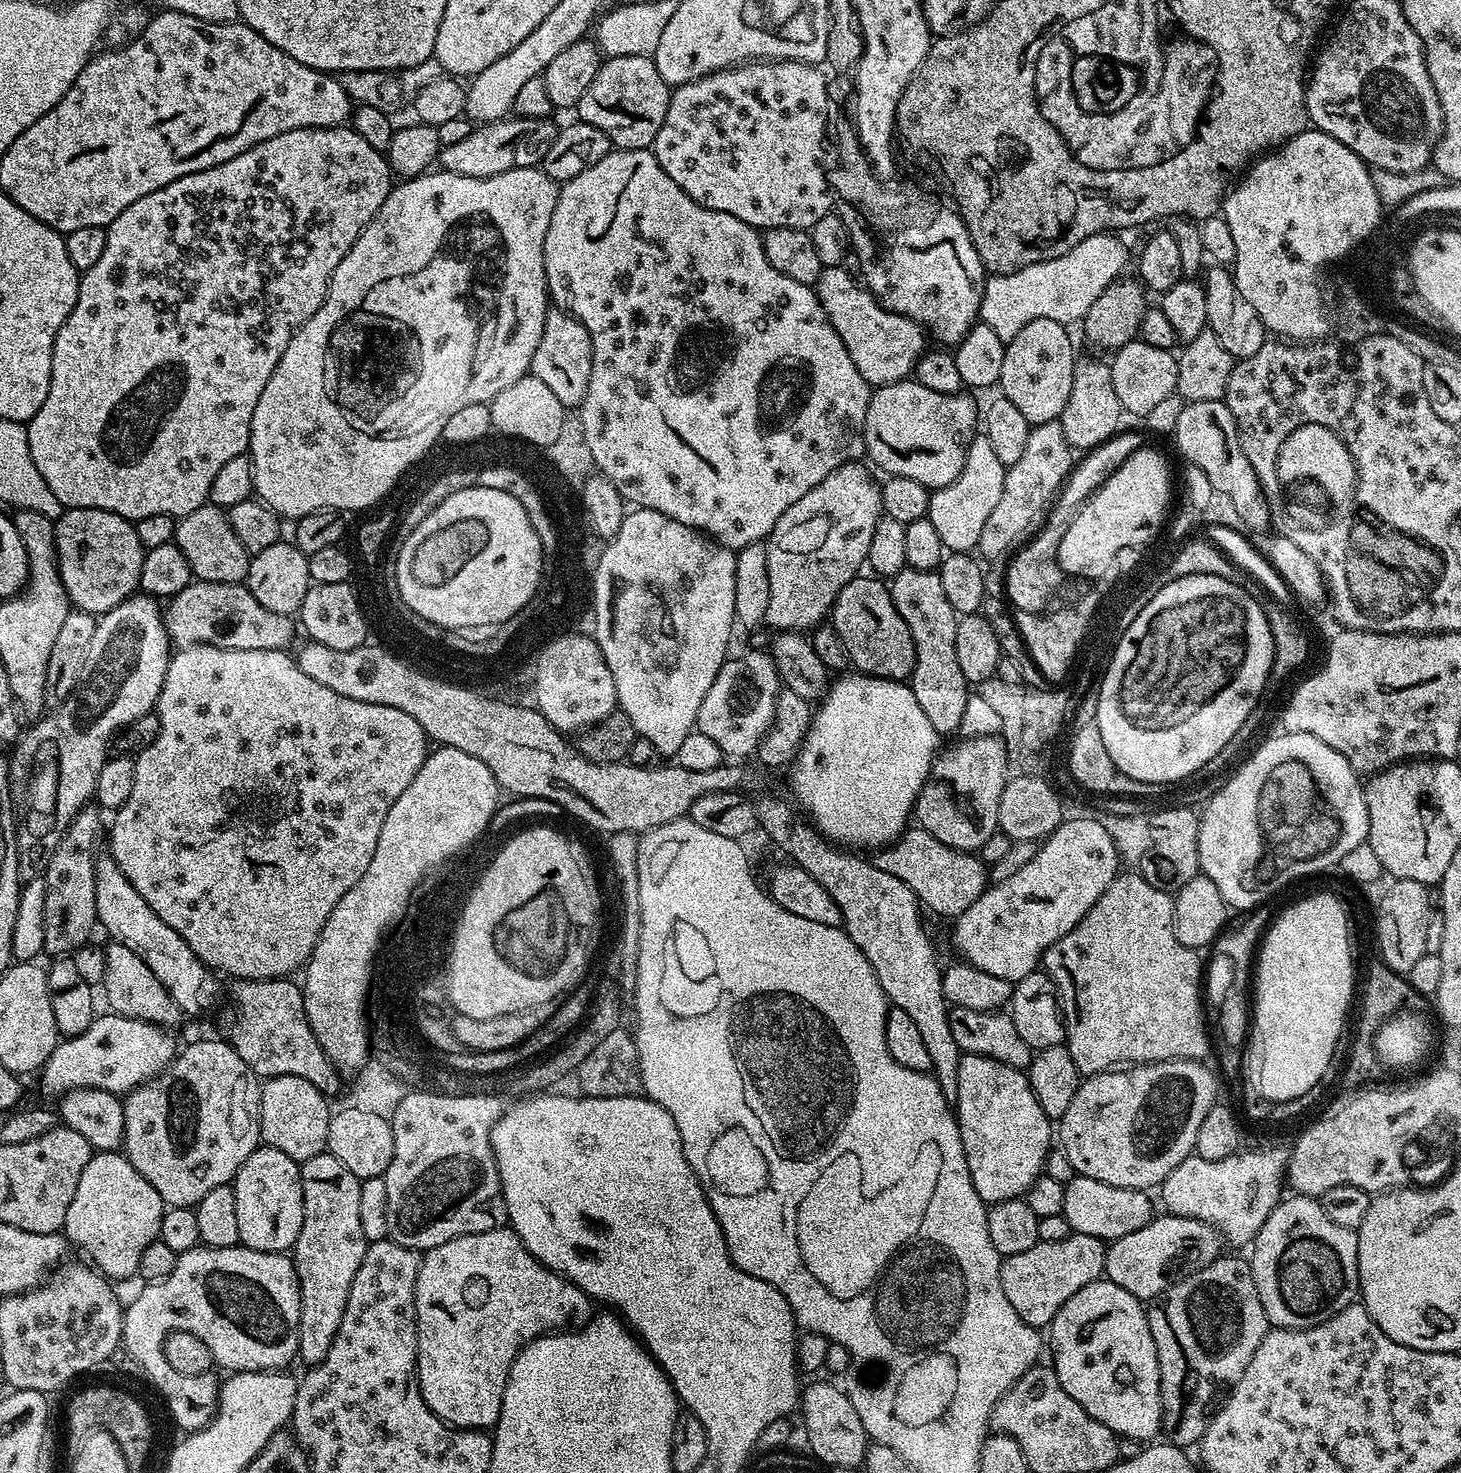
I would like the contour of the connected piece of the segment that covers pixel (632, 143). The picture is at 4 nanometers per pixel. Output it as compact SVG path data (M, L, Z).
M651 55L647 56L609 56L601 63L598 74L594 74L594 82L586 86L586 94L576 103L574 112L583 123L598 126L602 134L609 136L617 149L646 148L651 149L656 140L658 130L662 130L662 122L666 118L666 110L672 93L670 85L658 74L658 66Z

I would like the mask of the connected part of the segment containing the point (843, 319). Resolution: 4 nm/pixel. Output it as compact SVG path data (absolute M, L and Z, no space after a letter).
M825 267L821 271L820 280L814 287L822 310L830 318L834 330L838 330L838 338L842 338L850 358L854 358L854 366L858 366L858 374L866 378L869 386L897 384L900 380L909 379L926 351L925 329L909 316L886 310L867 287L853 276L844 268Z

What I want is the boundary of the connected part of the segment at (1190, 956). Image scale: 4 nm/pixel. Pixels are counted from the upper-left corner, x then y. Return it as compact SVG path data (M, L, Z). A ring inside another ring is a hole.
M1139 874L1124 875L1117 875L1116 880L1110 882L1110 886L1104 891L1102 898L1098 898L1098 902L1094 902L1092 909L1085 914L1082 922L1078 922L1078 926L1074 926L1074 930L1070 930L1070 934L1058 938L1058 942L1054 942L1054 946L1050 946L1044 951L1042 968L1056 985L1056 994L1060 997L1060 1006L1066 1025L1066 1047L1070 1050L1070 1058L1074 1058L1074 1066L1078 1066L1081 1074L1095 1074L1115 1069L1117 1066L1153 1064L1163 1060L1203 1061L1204 1055L1208 1052L1208 1032L1204 1029L1206 1008L1202 1003L1202 960L1200 964L1199 958L1196 957L1199 955L1193 949L1182 946L1182 942L1178 942L1178 938L1174 934L1176 901L1173 893L1163 892L1150 886L1150 882L1146 882L1146 878Z

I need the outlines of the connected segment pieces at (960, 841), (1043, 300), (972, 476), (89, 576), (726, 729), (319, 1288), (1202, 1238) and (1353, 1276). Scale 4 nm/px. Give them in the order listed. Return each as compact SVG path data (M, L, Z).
M999 735L984 736L984 737L970 737L958 739L953 748L948 748L939 753L936 759L932 761L932 768L928 771L926 782L922 786L922 790L916 799L916 807L914 809L914 820L921 828L925 828L930 834L934 834L934 838L938 838L938 842L942 842L951 848L957 848L959 852L975 853L984 843L986 838L990 838L998 831L998 802L1002 802L1002 790L1004 785L1010 779L1010 771L1008 772L1008 748L1003 744Z
M1100 232L1098 235L1089 236L1085 241L1074 246L1074 249L1068 250L1066 254L1056 259L1031 263L1030 266L1008 275L991 275L985 281L983 298L980 300L981 321L989 325L1005 344L1011 341L1023 326L1037 321L1038 318L1050 318L1051 321L1065 326L1072 326L1074 322L1083 321L1090 306L1097 301L1098 295L1125 273L1123 270L1128 264L1130 254L1127 246L1118 237L1119 235L1115 233Z
M977 434L968 443L966 462L958 478L954 478L954 482L946 486L935 489L929 495L926 518L934 522L938 538L942 538L948 552L971 553L975 549L978 538L982 538L985 523L994 511L994 506L1002 499L1005 471L1006 466L996 456L990 438Z
M70 508L55 526L56 561L73 609L103 614L139 589L146 544L140 541L133 521L97 508Z
M767 651L752 652L749 656L740 656L737 660L725 659L724 665L718 670L718 678L714 678L714 686L706 690L706 698L702 698L702 706L698 706L698 718L695 731L706 734L713 742L718 742L718 750L722 750L725 757L751 757L760 744L760 739L773 727L776 718L776 695L782 687L780 676L776 673L776 664Z
M326 1150L319 1152L314 1158L300 1164L300 1175L304 1191L304 1216L298 1222L298 1238L294 1249L296 1277L300 1283L300 1313L298 1314L298 1360L304 1366L320 1364L330 1354L330 1346L334 1342L334 1334L338 1334L338 1326L342 1326L342 1314L346 1314L346 1298L350 1298L350 1286L354 1282L354 1274L358 1274L358 1266L362 1266L362 1258L366 1254L370 1241L362 1234L360 1198L360 1179L338 1158L334 1158Z
M1157 1215L1142 1230L1126 1234L1111 1241L1104 1253L1104 1276L1110 1282L1122 1286L1141 1302L1151 1302L1165 1292L1174 1282L1186 1278L1191 1272L1204 1268L1222 1255L1222 1237L1215 1228L1201 1220Z
M1299 1194L1289 1197L1289 1200L1288 1197L1281 1199L1261 1226L1250 1248L1250 1263L1254 1282L1258 1286L1258 1298L1262 1298L1262 1310L1266 1310L1269 1325L1278 1328L1309 1328L1334 1318L1338 1310L1346 1310L1346 1306L1357 1299L1360 1290L1357 1229L1330 1222L1319 1199Z

